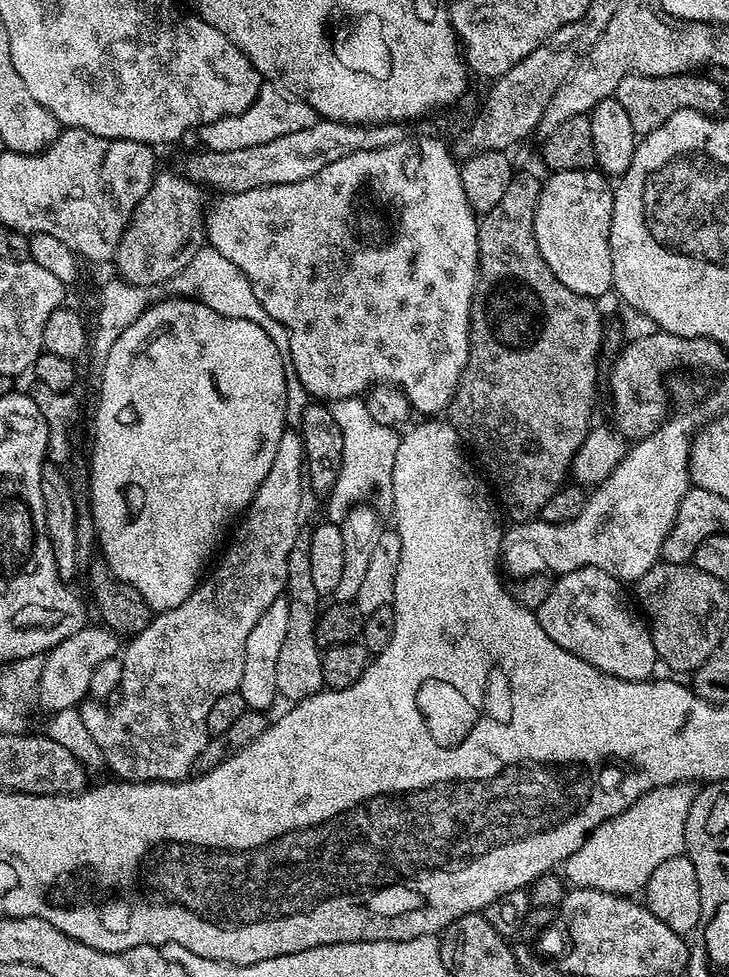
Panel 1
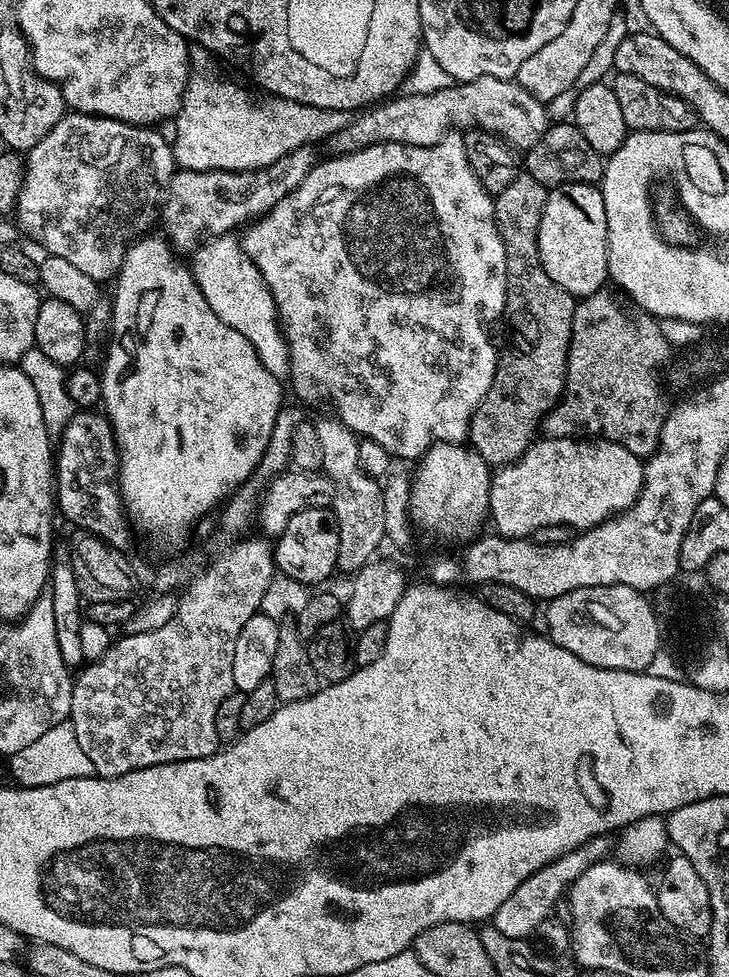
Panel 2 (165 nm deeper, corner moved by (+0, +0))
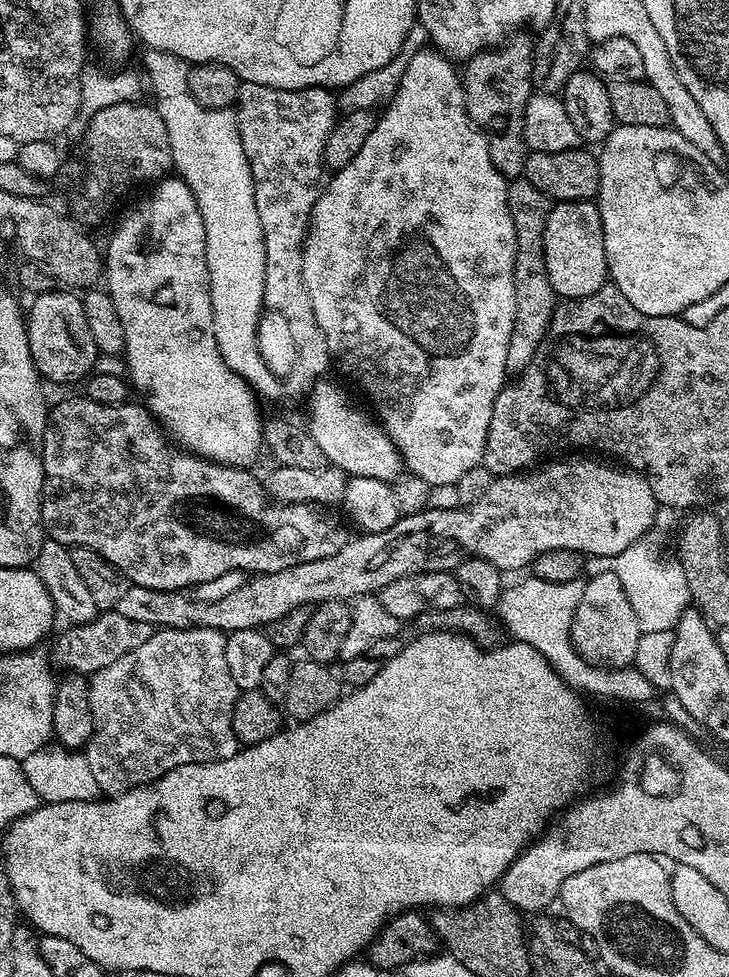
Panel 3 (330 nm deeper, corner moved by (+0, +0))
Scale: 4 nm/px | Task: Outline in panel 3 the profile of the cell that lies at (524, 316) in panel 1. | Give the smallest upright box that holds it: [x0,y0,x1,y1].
[506,178,558,374]

